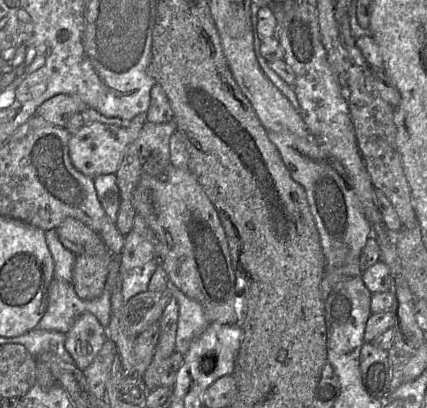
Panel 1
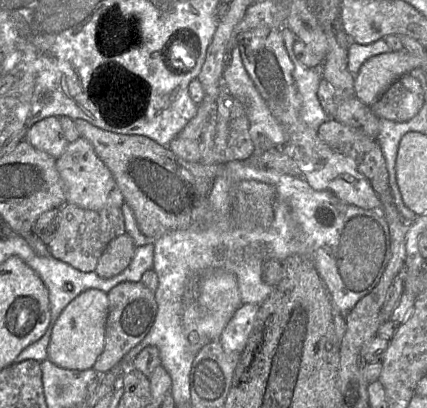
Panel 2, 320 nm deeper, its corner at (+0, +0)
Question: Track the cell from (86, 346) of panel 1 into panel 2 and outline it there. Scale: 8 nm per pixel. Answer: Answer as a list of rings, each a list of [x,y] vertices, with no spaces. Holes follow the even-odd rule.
[[[88,289],[73,299],[59,315],[52,330],[48,358],[55,365],[71,370],[93,368],[105,344],[109,300],[106,292]]]

